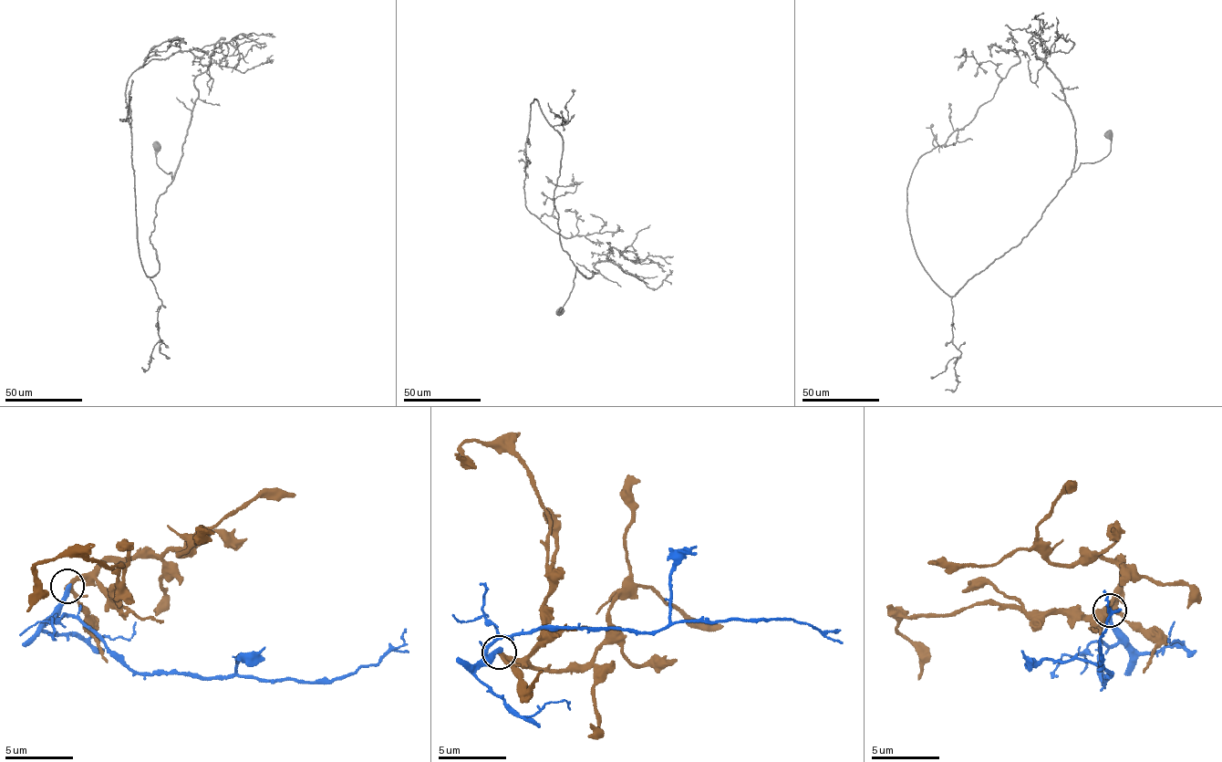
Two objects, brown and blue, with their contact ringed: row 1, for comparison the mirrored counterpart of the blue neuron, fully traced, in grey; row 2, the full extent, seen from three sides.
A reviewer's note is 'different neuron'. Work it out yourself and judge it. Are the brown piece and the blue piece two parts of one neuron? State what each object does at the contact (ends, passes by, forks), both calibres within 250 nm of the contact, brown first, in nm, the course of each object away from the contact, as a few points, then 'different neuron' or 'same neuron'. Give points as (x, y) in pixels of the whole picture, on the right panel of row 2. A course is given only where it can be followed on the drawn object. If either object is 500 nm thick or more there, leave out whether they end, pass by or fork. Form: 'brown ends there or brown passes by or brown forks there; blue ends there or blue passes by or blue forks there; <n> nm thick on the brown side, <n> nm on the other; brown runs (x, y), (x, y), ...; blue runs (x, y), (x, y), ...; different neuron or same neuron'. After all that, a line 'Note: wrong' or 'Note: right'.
brown passes by; blue ends there; 320 nm thick on the brown side, 360 nm on the other; brown runs (1109, 610), (1116, 600), (1090, 616), (973, 603), (900, 620), (899, 632), (919, 653), (919, 679); blue runs (1109, 610), (1115, 643), (1099, 645), (1104, 684), (1110, 671), (1100, 668), (1108, 609), (1102, 591); different neuron
Note: right

